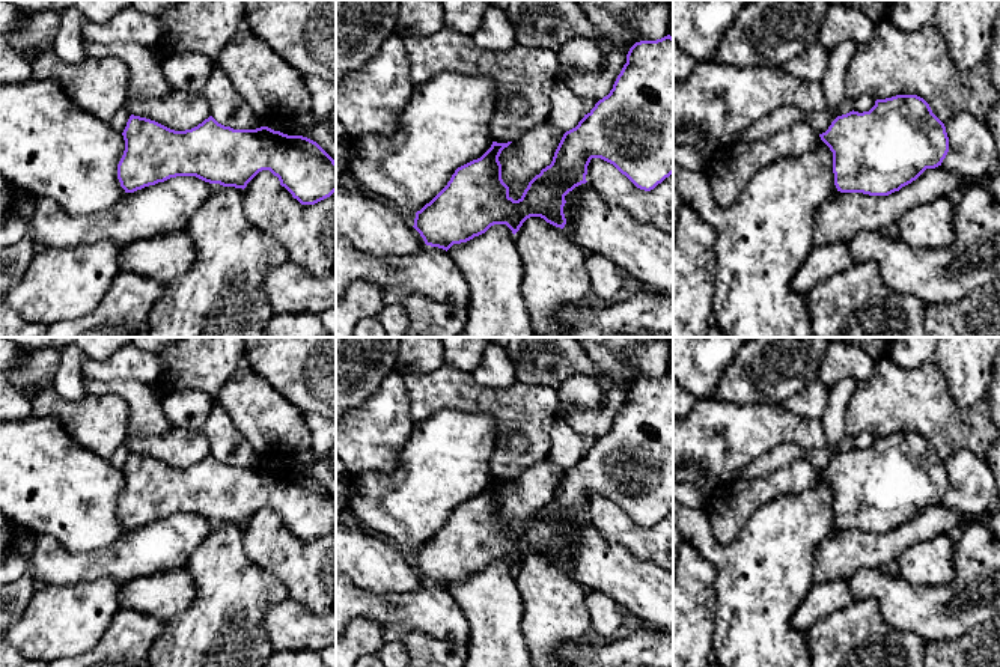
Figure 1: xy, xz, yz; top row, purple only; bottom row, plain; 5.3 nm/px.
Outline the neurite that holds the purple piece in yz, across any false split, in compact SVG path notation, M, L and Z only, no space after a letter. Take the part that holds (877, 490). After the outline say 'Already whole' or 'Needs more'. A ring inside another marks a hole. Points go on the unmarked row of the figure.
M917 432L877 437L869 449L852 447L837 453L819 474L833 489L834 522L840 530L889 533L916 518L926 506L941 503L949 489L944 461Z. Already whole

